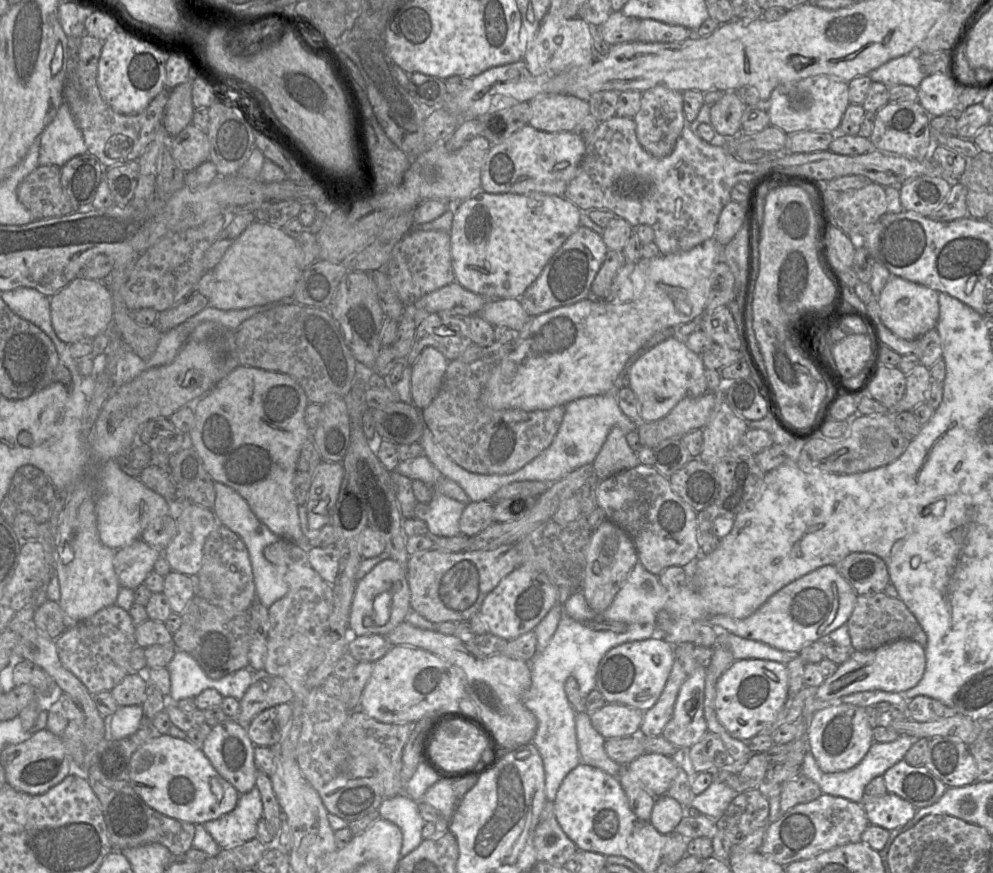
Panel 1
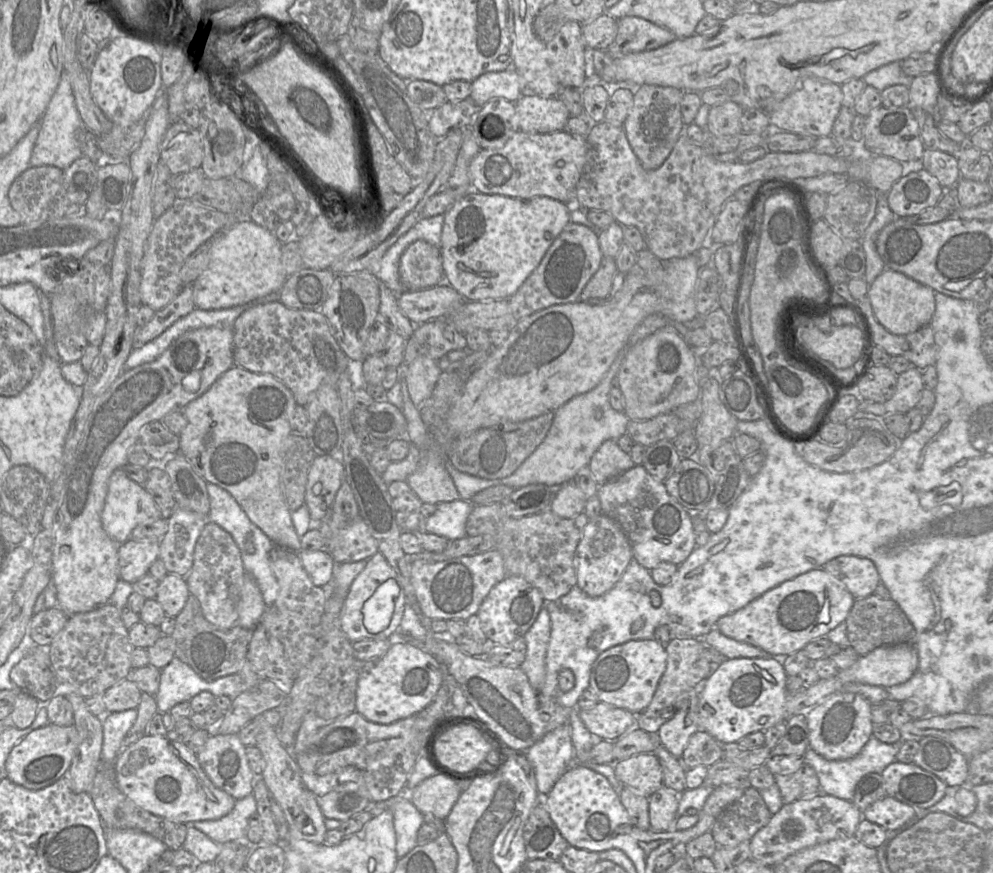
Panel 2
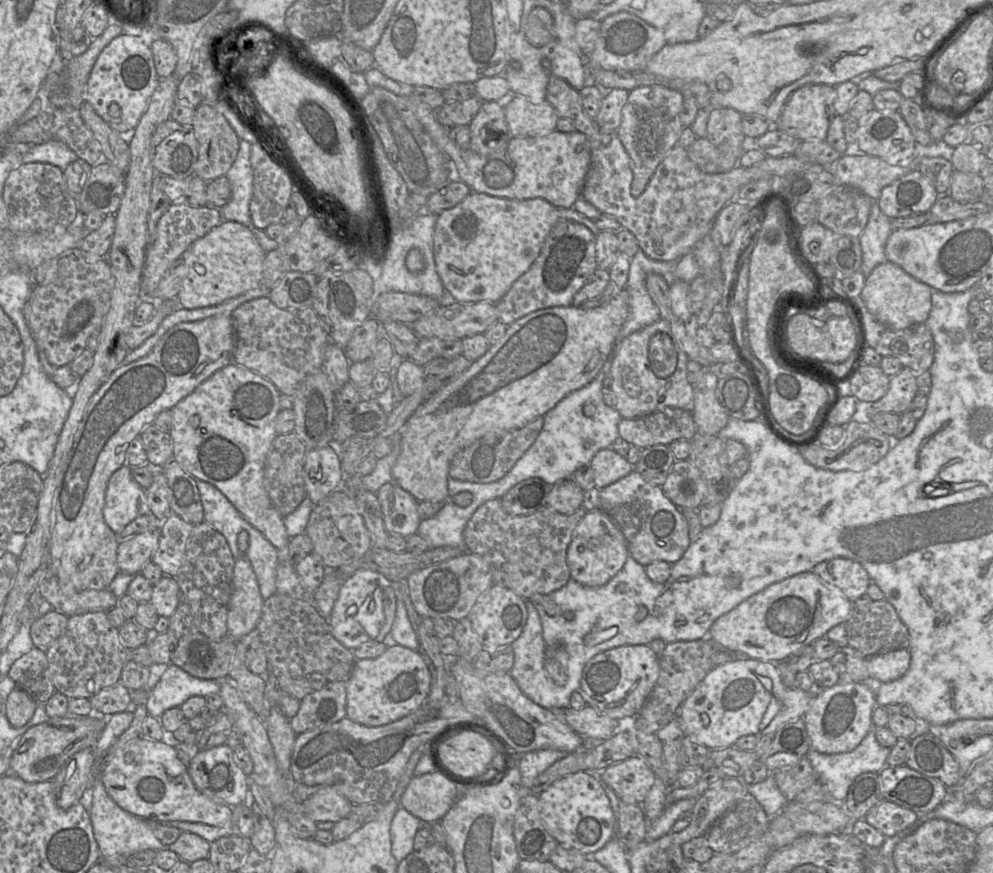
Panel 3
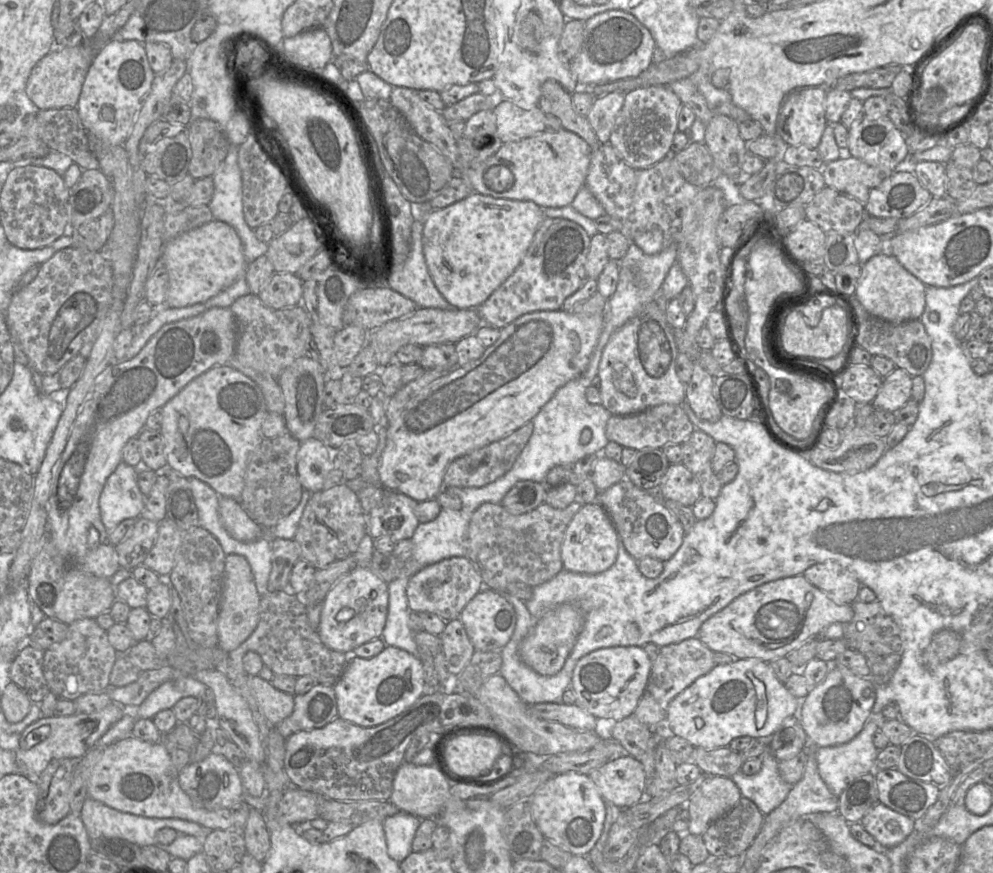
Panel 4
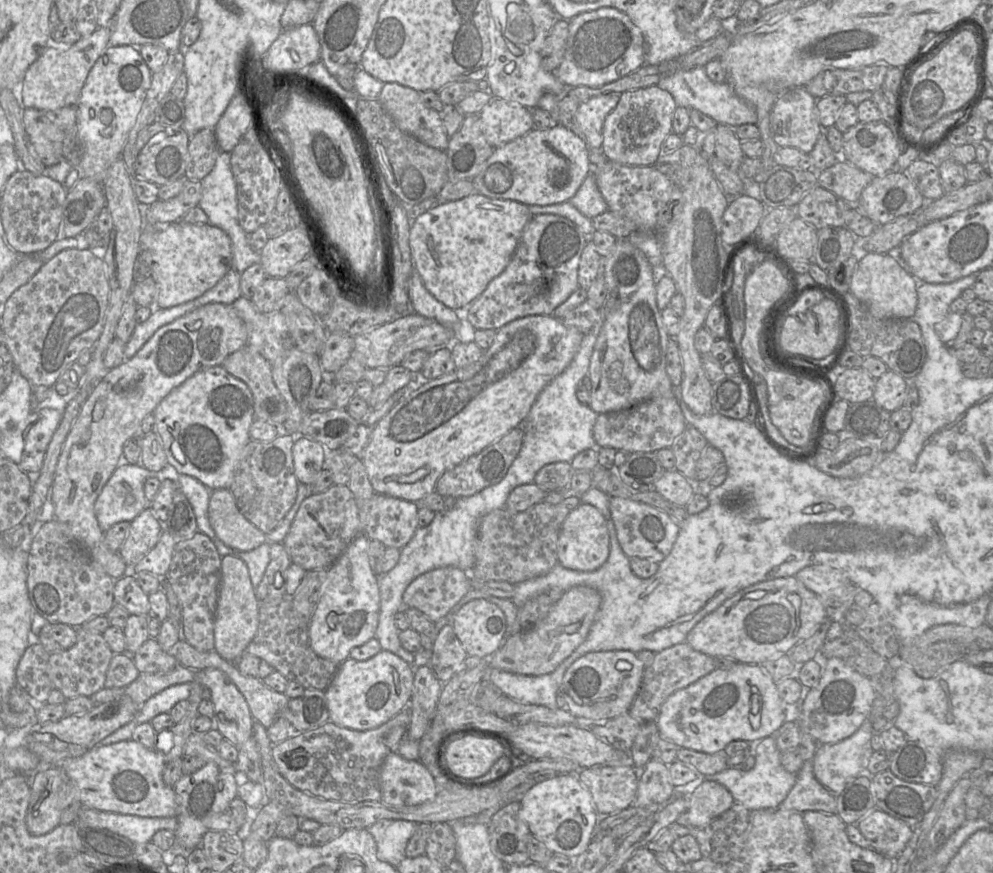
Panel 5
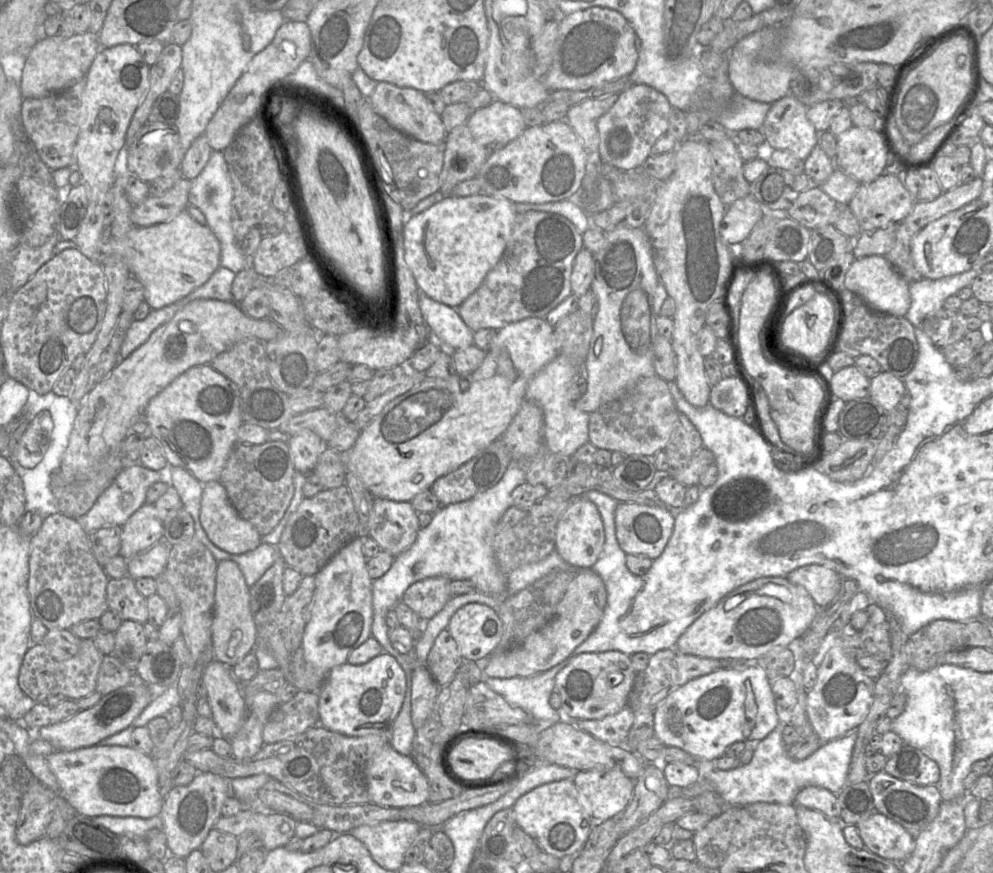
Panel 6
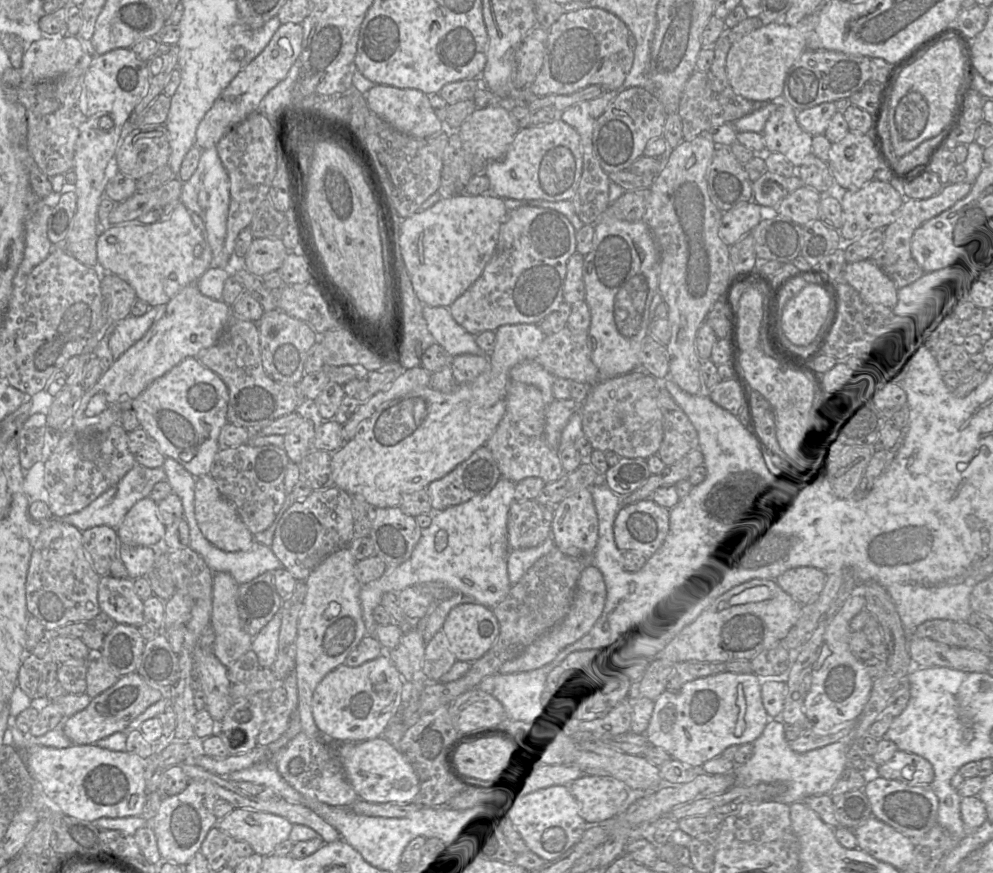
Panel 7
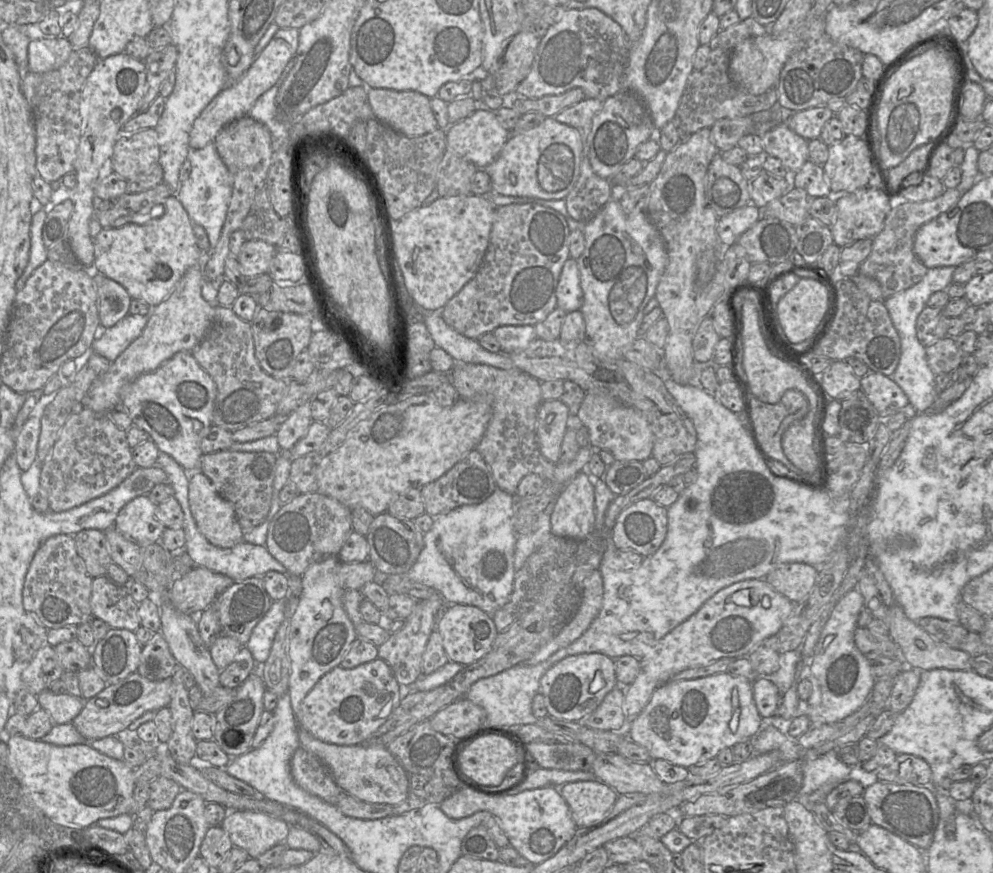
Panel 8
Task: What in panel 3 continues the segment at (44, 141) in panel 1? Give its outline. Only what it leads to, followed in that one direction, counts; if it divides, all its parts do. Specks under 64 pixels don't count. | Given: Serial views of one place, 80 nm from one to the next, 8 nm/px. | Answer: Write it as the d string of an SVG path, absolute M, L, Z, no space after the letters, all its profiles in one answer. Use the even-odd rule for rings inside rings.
M50 140L31 146L23 157L23 164L46 163L64 171L68 165L78 159L77 155L62 141Z

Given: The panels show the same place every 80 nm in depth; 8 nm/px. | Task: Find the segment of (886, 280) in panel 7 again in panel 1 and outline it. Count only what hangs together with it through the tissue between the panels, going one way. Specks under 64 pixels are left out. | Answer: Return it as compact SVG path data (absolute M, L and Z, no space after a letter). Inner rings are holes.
M891 275L878 303L882 323L896 336L913 340L935 329L939 318L939 292L927 286Z

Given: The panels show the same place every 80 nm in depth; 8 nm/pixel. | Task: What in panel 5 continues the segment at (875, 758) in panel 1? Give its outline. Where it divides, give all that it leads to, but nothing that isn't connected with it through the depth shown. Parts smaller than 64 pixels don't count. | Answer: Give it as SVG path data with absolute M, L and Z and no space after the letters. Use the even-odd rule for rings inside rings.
M867 719L850 737L834 744L818 745L813 773L834 796L839 796L850 782L865 772L873 734L872 723Z

